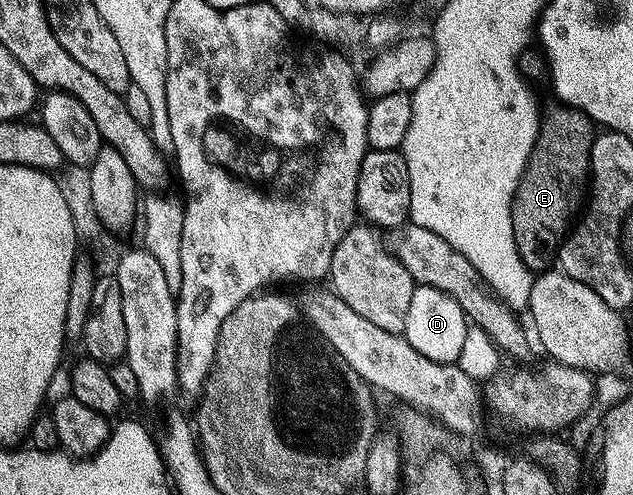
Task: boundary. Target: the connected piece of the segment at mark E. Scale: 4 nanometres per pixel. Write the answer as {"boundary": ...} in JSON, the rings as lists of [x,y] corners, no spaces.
{"boundary":[[[554,104],[548,109],[546,106],[542,114],[539,134],[534,147],[531,148],[531,158],[527,161],[527,166],[523,168],[519,185],[515,188],[515,197],[511,200],[513,239],[517,243],[521,263],[525,263],[525,267],[533,271],[547,271],[556,264],[559,248],[563,246],[563,238],[572,228],[585,201],[585,190],[588,188],[591,172],[591,148],[597,136],[596,126],[590,117],[586,117],[579,109],[573,109],[569,105]]]}

